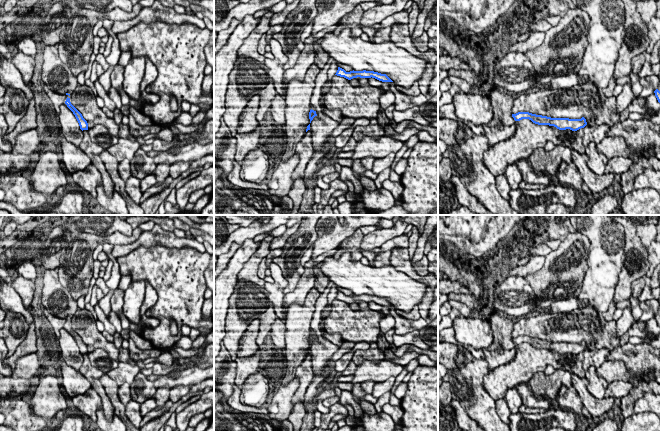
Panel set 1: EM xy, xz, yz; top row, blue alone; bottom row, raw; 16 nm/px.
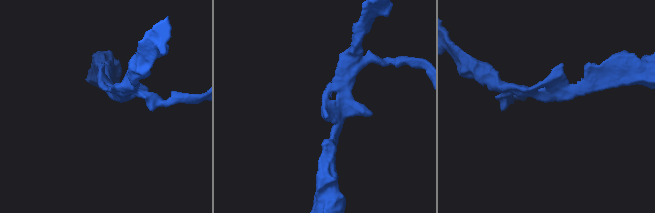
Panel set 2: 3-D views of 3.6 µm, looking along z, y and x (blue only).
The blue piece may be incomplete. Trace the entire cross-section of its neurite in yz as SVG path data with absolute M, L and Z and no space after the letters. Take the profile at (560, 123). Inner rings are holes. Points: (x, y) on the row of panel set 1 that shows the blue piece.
M518 112L516 114L512 114L512 117L515 121L529 119L535 124L554 126L559 130L570 129L572 131L577 131L587 125L586 119L584 117L581 119L551 118L547 116L532 114L529 112Z

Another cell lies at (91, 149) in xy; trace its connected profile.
M83 130L83 139L79 145L79 148L90 158L99 156L104 150L97 143L91 141L88 130Z

